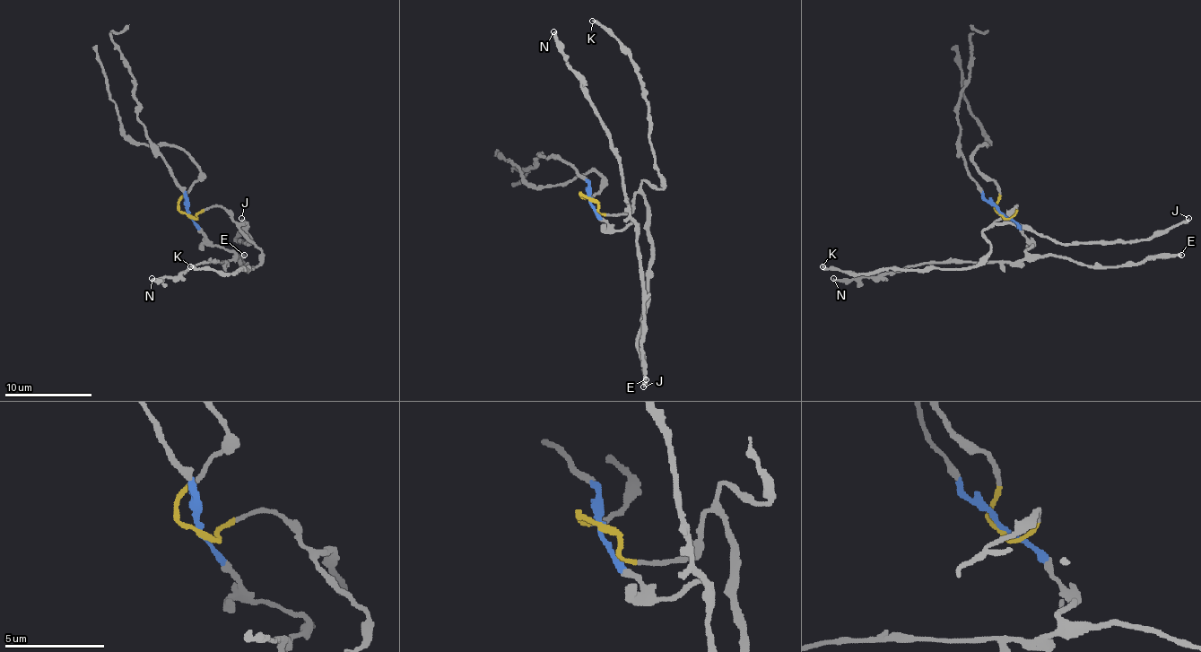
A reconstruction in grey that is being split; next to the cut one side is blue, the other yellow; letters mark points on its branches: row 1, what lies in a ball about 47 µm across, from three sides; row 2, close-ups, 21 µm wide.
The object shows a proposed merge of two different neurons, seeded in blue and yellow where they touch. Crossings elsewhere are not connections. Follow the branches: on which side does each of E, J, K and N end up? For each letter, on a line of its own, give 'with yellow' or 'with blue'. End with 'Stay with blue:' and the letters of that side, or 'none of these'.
E: with blue
J: with yellow
K: with yellow
N: with blue
Stay with blue: E, N

